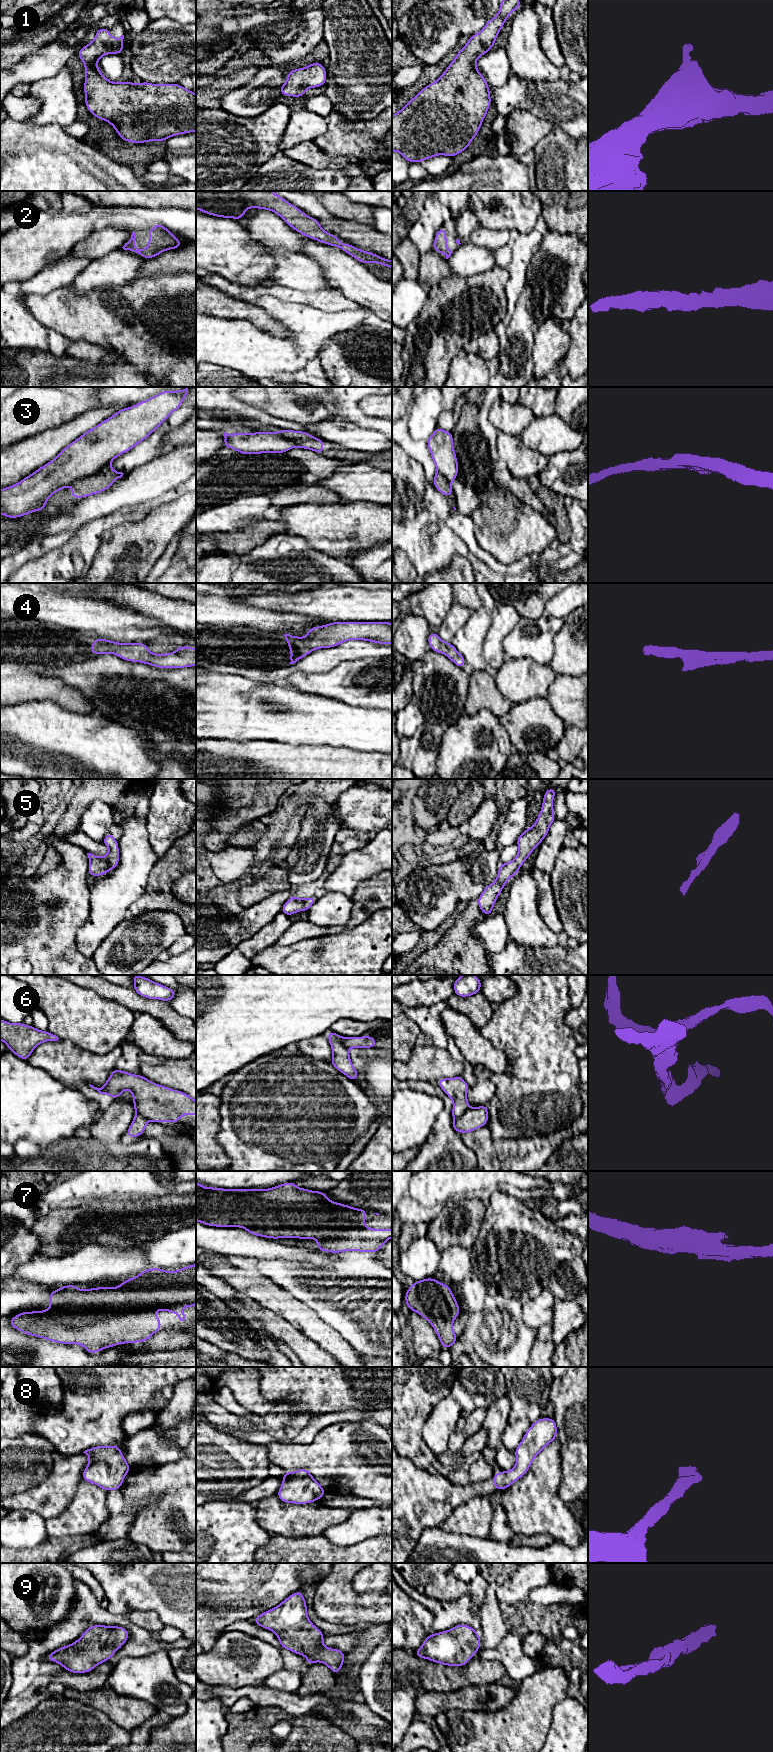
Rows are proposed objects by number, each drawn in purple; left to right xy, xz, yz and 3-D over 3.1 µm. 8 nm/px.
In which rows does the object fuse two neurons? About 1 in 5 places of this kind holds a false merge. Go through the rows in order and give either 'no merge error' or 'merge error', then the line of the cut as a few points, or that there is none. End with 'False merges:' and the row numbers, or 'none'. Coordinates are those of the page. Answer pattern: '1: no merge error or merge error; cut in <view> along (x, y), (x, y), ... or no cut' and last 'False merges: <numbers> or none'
1: no merge error; no cut
2: no merge error; no cut
3: merge error; cut in xy along (108, 464), (97, 472), (78, 478), (72, 483)
4: no merge error; no cut
5: no merge error; no cut
6: merge error; cut in yz along (468, 1107), (460, 1116), (453, 1118)
7: no merge error; no cut
8: no merge error; no cut
9: no merge error; no cut
False merges: 3, 6

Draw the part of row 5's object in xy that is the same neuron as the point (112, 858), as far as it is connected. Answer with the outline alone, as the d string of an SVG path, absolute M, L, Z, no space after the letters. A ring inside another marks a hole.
M108 832L101 843L108 846L109 853L103 857L87 853L90 862L88 875L99 877L107 874L111 869L114 869L119 865L118 840Z

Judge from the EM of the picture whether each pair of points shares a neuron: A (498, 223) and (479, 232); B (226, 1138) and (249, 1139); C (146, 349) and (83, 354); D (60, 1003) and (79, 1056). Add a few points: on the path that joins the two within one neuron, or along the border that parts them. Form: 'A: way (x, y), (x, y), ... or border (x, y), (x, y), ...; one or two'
A: border (480, 225), (486, 228), (507, 229), (509, 231); two
B: way (232, 1138), (243, 1138); one
C: border (90, 342), (100, 344), (114, 354); two
D: way (73, 1016), (79, 1022), (79, 1043); one

